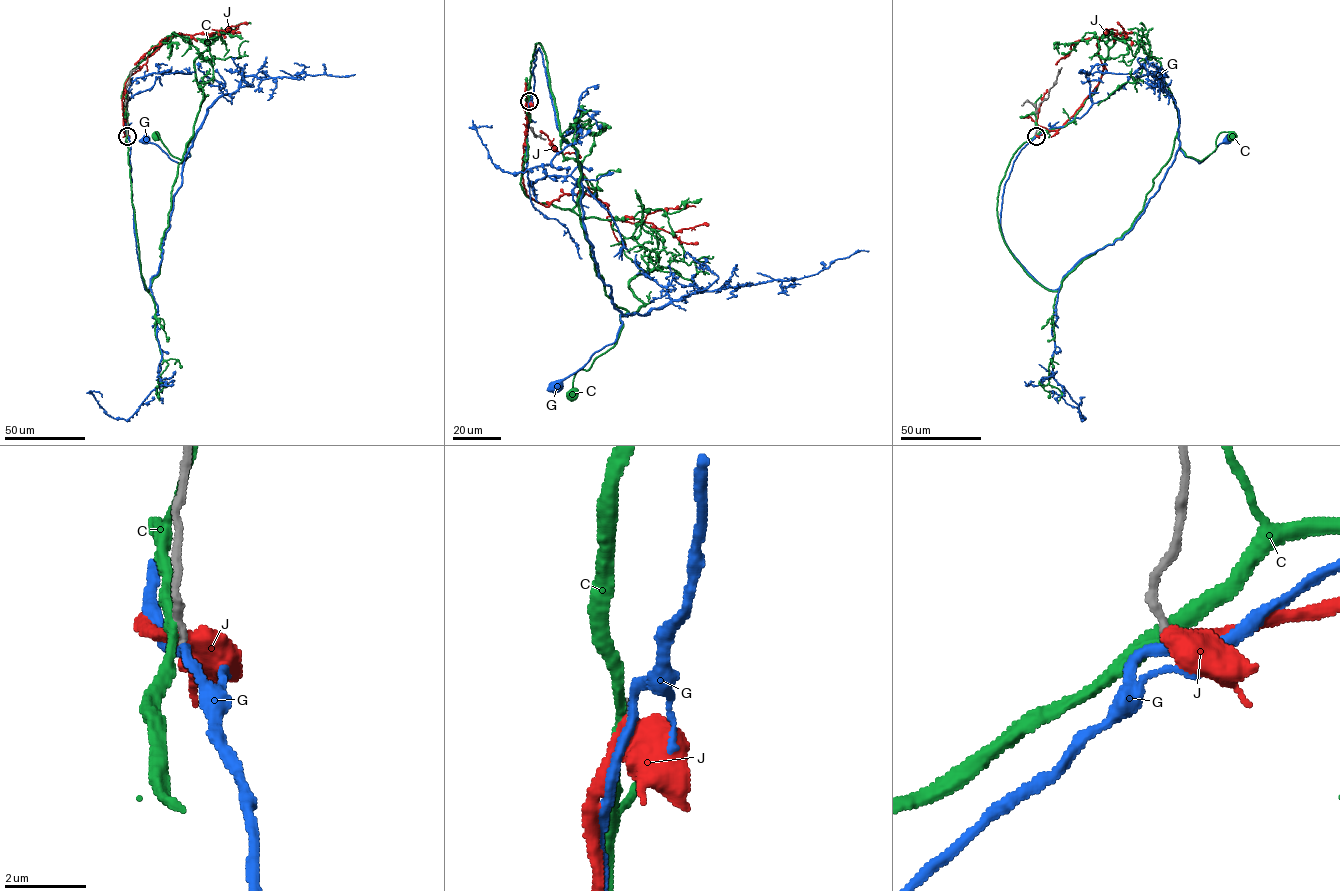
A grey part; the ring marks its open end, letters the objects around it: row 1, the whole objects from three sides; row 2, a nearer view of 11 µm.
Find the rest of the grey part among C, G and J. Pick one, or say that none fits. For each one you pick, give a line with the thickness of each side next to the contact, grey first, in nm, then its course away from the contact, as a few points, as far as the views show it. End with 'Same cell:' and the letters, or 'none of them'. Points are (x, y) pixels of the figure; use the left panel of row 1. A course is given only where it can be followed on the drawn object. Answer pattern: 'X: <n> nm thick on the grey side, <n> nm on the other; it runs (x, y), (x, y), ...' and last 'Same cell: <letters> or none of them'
Same cell: none of them

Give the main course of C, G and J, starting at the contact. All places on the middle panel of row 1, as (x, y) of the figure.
C: (529, 101), (539, 43), (559, 133), (577, 150), (596, 274), (627, 311), (572, 394)
G: (529, 101), (539, 48), (557, 129), (580, 166), (586, 237), (621, 314), (616, 339), (555, 384)
J: (529, 101), (521, 171), (530, 197), (547, 206), (582, 192), (619, 220), (651, 222), (672, 234), (709, 224)

